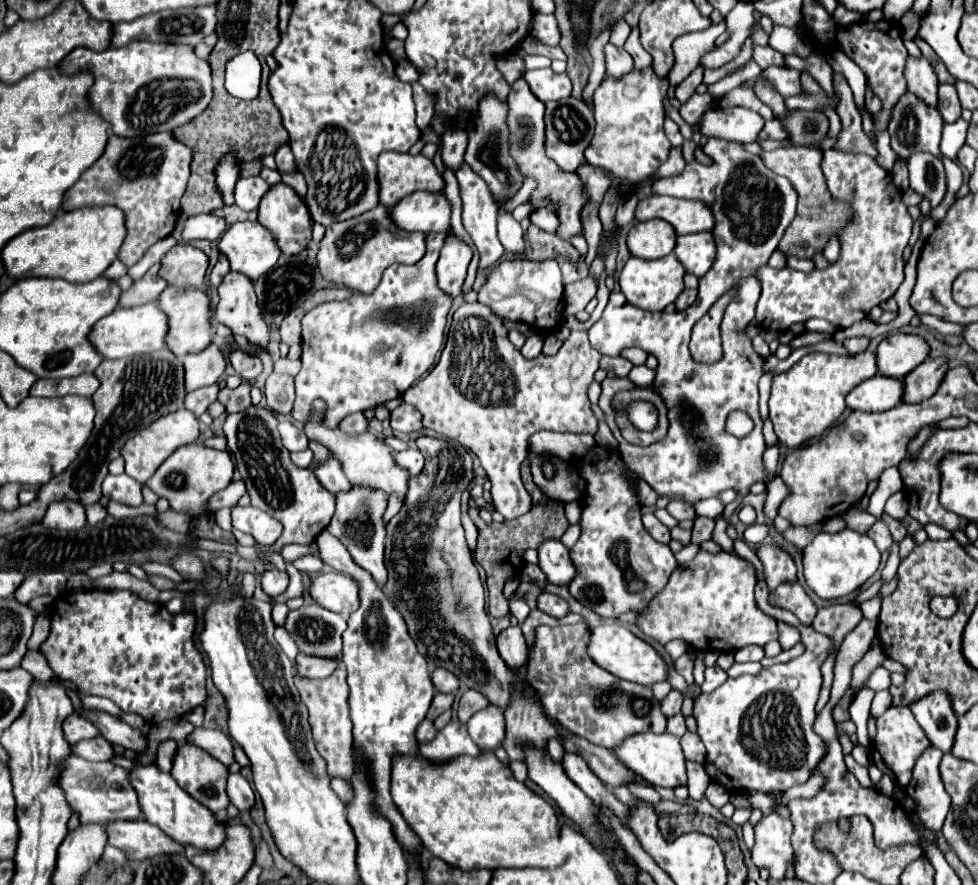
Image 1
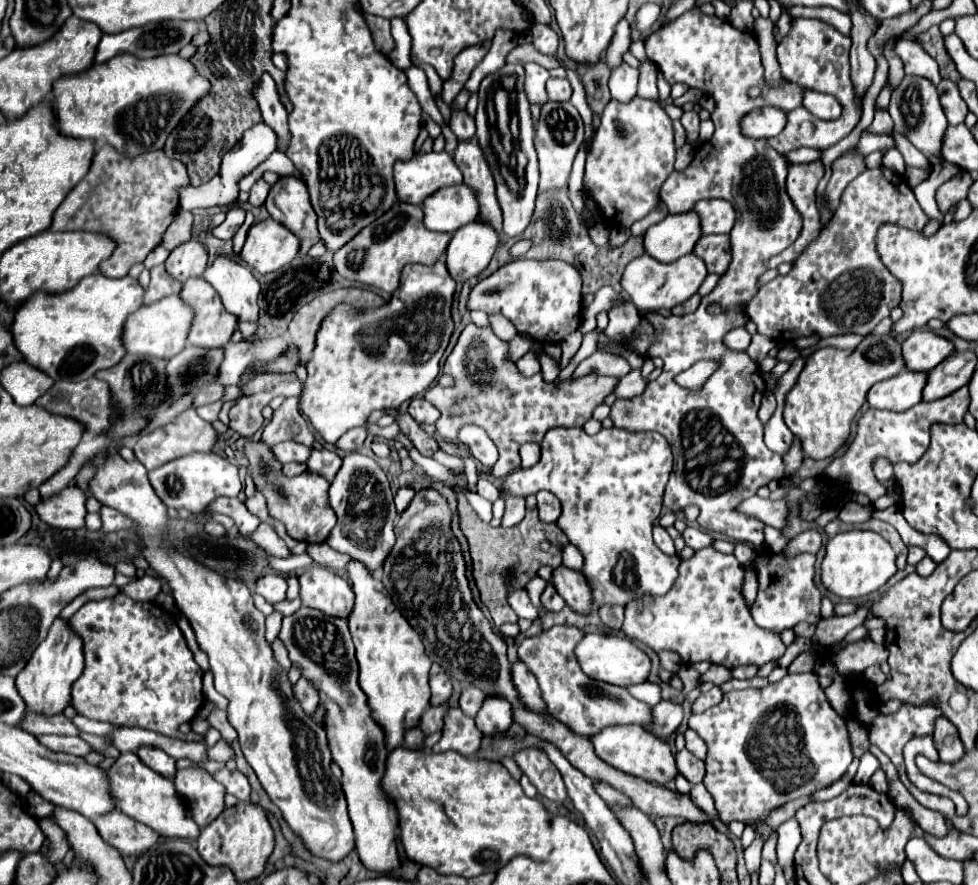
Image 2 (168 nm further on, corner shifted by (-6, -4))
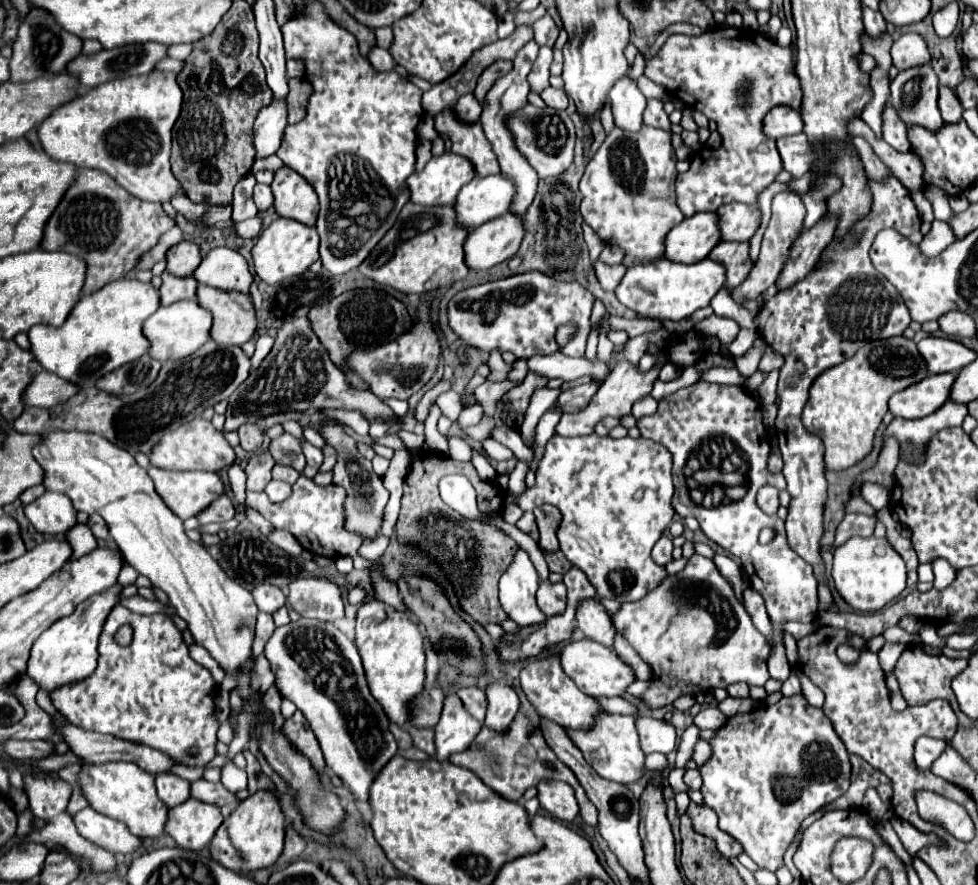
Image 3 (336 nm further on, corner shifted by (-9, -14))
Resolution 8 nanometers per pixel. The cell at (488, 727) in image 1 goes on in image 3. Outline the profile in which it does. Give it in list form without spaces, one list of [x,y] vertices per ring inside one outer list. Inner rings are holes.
[[[497,680],[487,686],[487,718],[485,726],[491,726],[493,730],[507,730],[511,720],[515,718],[519,710],[519,696],[513,690],[513,686],[505,680]]]

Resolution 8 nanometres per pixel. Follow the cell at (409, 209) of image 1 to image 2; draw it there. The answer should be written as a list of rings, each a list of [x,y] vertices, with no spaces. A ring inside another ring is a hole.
[[[466,184],[440,188],[422,202],[422,224],[430,232],[456,232],[458,228],[474,222],[478,216],[478,202],[472,188]]]

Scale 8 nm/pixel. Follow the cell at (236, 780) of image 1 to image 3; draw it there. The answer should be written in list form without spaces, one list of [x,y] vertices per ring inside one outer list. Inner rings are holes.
[[[207,780],[191,782],[191,798],[207,802],[207,804],[215,804],[215,806],[225,806],[225,804],[235,806],[235,804],[239,804],[235,794],[227,792],[221,782],[213,784],[213,782],[207,782]]]

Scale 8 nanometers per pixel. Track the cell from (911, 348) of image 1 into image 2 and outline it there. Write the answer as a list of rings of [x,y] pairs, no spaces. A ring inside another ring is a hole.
[[[914,330],[902,342],[904,364],[912,372],[930,372],[952,352],[954,344],[930,330]]]

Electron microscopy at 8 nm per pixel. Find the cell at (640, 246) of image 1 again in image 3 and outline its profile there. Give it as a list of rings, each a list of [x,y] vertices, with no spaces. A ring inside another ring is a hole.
[[[699,212],[677,224],[665,238],[665,256],[673,262],[695,264],[721,242],[719,214]]]

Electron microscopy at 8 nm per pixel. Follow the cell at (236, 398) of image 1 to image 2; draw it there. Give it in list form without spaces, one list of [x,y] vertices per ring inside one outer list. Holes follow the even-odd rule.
[[[260,392],[242,396],[230,410],[230,428],[240,436],[254,436],[262,428],[262,408],[274,398],[274,392]]]

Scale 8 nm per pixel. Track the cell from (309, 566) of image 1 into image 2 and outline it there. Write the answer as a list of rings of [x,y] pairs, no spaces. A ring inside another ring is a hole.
[[[262,522],[262,526],[252,534],[252,542],[254,542],[260,550],[264,550],[266,554],[270,554],[270,556],[276,556],[276,558],[288,558],[288,556],[292,556],[292,552],[290,552],[288,546],[284,544],[284,540],[274,532],[272,526],[268,526],[268,524],[264,524],[264,522]]]

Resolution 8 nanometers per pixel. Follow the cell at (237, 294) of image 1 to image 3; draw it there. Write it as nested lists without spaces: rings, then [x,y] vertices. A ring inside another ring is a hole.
[[[225,246],[209,250],[201,264],[193,272],[199,284],[209,284],[221,290],[239,290],[249,292],[253,276],[249,274],[249,266],[245,258]]]

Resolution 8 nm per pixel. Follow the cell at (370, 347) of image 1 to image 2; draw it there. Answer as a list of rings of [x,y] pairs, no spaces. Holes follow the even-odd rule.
[[[442,260],[428,268],[432,274],[442,278],[436,290],[424,294],[416,302],[404,302],[392,296],[380,308],[352,308],[350,304],[338,304],[324,316],[320,330],[316,332],[316,348],[308,360],[308,378],[300,394],[300,410],[308,416],[314,430],[328,442],[336,440],[354,426],[364,426],[370,412],[376,408],[398,408],[402,402],[412,400],[432,386],[440,370],[440,358],[448,346],[450,334],[454,332],[452,320],[452,298],[456,282],[452,282]]]

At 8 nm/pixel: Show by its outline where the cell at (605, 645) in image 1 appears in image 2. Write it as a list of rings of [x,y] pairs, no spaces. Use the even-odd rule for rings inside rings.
[[[602,632],[586,634],[582,642],[576,646],[576,658],[584,674],[588,674],[594,680],[602,680],[616,686],[632,686],[632,684],[644,682],[648,680],[648,674],[652,668],[648,654],[636,642],[632,642],[626,636],[614,636],[614,634],[602,634]]]

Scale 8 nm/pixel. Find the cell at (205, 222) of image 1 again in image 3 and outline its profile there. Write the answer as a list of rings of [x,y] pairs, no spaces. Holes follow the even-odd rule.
[[[253,216],[249,220],[243,220],[243,222],[235,224],[235,228],[237,228],[237,234],[241,238],[257,238],[259,232],[263,230],[263,220],[259,216]]]

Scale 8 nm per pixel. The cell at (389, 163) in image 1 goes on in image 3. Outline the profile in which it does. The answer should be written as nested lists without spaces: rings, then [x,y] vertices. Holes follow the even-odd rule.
[[[443,152],[441,156],[433,156],[421,172],[413,172],[407,178],[411,202],[421,206],[455,204],[459,190],[475,176],[471,162],[459,154]]]

